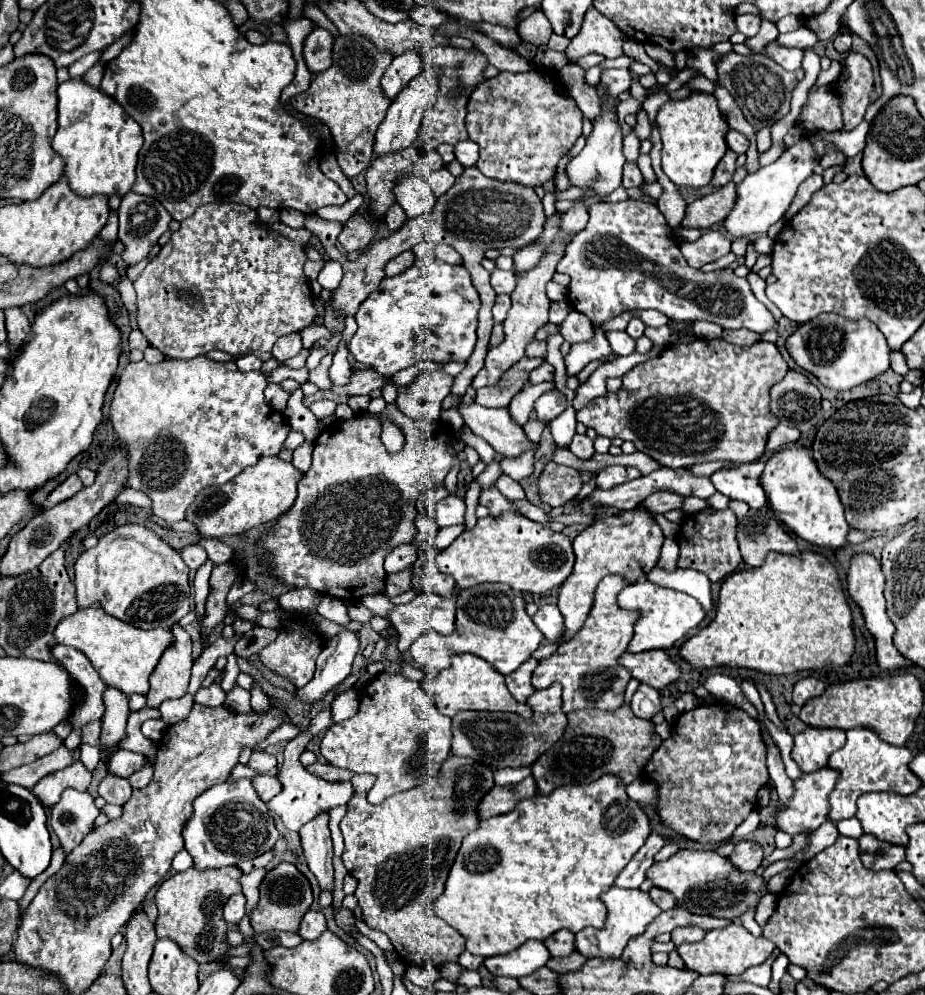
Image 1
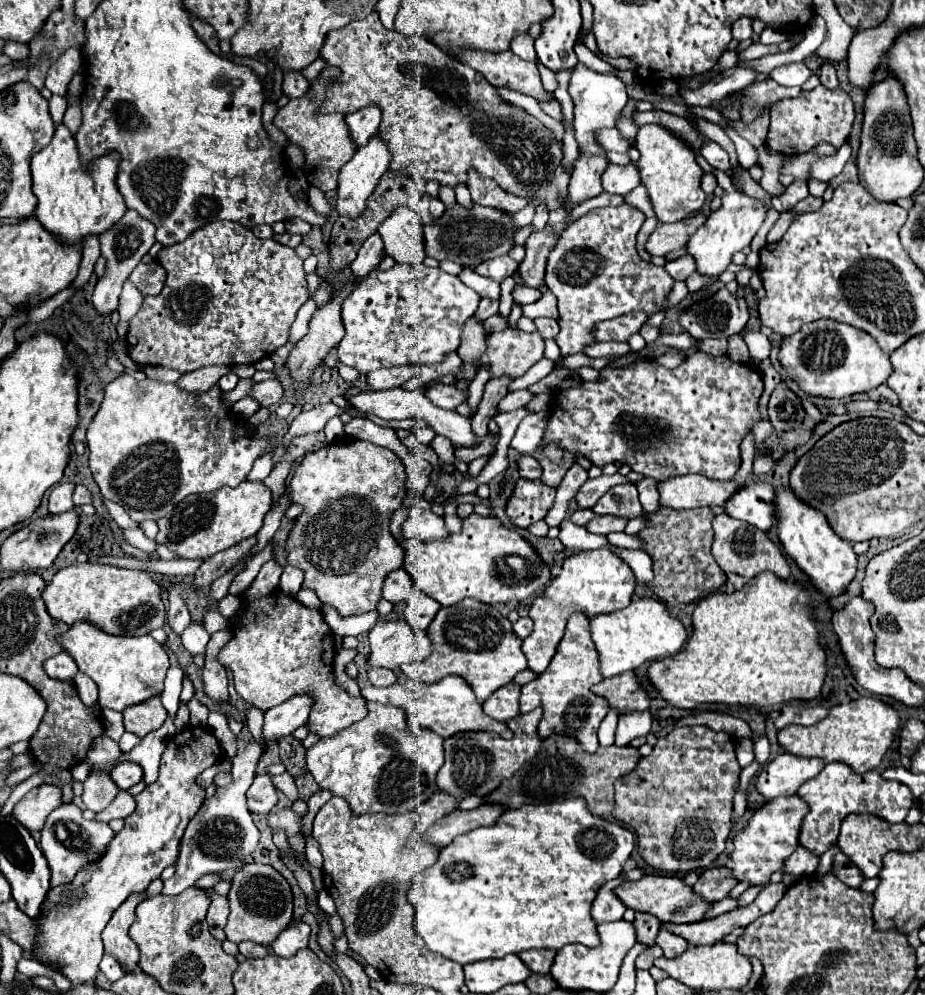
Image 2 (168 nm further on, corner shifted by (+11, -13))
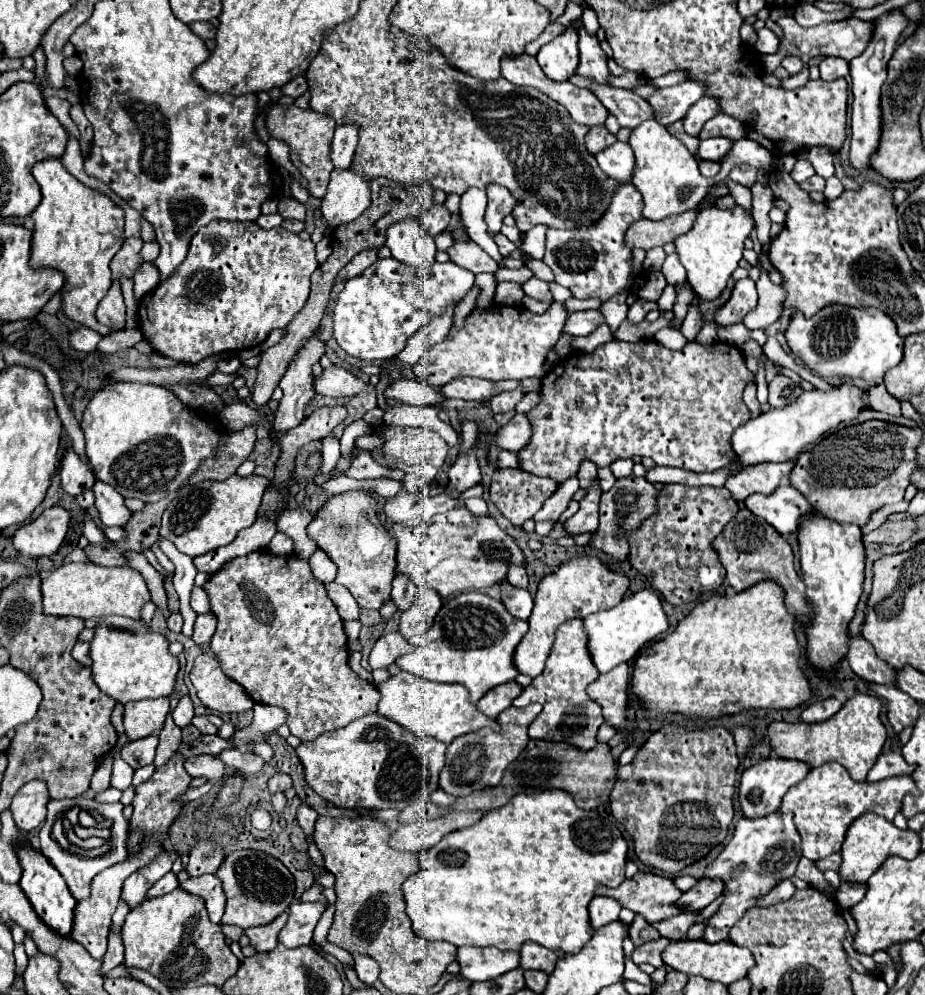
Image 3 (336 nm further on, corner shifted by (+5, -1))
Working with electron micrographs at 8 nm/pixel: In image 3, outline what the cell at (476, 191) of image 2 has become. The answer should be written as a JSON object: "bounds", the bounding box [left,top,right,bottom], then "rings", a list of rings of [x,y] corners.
{"bounds":[484,185,516,235],"rings":[[[488,185],[486,193],[488,193],[488,207],[486,207],[484,221],[488,225],[488,233],[496,235],[496,233],[500,233],[502,219],[506,215],[510,215],[512,207],[516,205],[516,199],[508,193],[508,189],[504,189],[500,185]]]}

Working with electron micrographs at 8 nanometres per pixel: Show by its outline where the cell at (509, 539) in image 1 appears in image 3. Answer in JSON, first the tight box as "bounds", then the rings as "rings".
{"bounds":[390,505,524,599],"rings":[[[464,505],[434,515],[432,523],[416,527],[394,523],[390,531],[396,539],[396,573],[406,575],[422,589],[436,589],[444,599],[496,585],[506,577],[508,563],[524,565],[524,555],[516,541],[492,517],[476,519]]]}

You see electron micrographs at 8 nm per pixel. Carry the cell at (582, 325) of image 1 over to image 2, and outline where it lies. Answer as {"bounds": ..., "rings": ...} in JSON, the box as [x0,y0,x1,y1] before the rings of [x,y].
{"bounds":[534,319,558,339],"rings":[[[536,319],[534,323],[536,323],[536,327],[544,339],[556,339],[558,337],[558,321],[556,319]]]}

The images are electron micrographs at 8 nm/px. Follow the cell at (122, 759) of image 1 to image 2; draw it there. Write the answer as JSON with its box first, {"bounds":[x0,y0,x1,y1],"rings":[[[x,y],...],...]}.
{"bounds":[110,761,142,789],"rings":[[[122,761],[112,769],[110,775],[112,775],[112,781],[120,789],[128,789],[142,779],[142,767],[138,763],[132,763],[132,761]]]}

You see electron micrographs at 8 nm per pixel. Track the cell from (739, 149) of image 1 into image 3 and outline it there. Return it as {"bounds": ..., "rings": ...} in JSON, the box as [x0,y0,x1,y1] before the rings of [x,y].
{"bounds":[696,137,732,161],"rings":[[[714,137],[714,139],[704,139],[698,145],[696,157],[698,159],[708,159],[708,161],[720,161],[732,147],[732,141],[726,137]]]}

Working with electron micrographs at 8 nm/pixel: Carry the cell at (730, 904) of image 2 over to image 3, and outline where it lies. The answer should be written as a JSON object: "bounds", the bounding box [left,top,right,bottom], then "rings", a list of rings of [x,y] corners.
{"bounds":[654,913,696,941],"rings":[[[680,913],[672,919],[666,919],[666,921],[660,921],[654,925],[654,929],[658,929],[658,933],[670,941],[678,941],[678,939],[684,939],[686,931],[690,929],[692,921],[694,921],[696,913]]]}

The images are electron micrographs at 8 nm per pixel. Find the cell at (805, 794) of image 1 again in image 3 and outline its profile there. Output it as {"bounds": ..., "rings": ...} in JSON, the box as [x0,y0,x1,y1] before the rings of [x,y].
{"bounds":[702,813,802,943],"rings":[[[772,813],[760,819],[742,817],[736,823],[732,839],[726,843],[724,851],[704,869],[702,879],[722,879],[724,881],[724,901],[718,911],[708,919],[702,933],[702,941],[718,943],[728,939],[728,931],[742,915],[756,905],[756,901],[768,891],[766,883],[780,883],[794,875],[796,865],[802,857],[800,835],[794,827],[792,813]]]}

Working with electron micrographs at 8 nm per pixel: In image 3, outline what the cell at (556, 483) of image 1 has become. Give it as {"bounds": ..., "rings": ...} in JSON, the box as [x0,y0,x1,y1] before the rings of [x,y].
{"bounds":[490,469,558,527],"rings":[[[502,469],[492,475],[490,501],[502,515],[520,527],[526,519],[544,505],[544,501],[558,489],[556,481],[522,473],[520,469]]]}

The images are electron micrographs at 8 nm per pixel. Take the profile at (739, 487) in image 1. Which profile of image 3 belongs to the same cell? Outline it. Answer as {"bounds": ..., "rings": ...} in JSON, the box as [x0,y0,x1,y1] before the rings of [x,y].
{"bounds":[746,485,812,535],"rings":[[[780,485],[772,495],[754,493],[746,499],[746,507],[766,519],[778,533],[792,535],[798,531],[800,521],[812,515],[812,505],[792,485]]]}

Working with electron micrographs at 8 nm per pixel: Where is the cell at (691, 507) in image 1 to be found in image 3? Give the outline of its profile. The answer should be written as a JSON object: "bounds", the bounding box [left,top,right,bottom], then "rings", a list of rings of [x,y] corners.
{"bounds":[496,451,518,469],"rings":[[[502,451],[500,455],[498,455],[498,465],[496,465],[498,469],[508,469],[508,467],[518,467],[518,457],[516,457],[516,453],[510,453],[510,451]]]}

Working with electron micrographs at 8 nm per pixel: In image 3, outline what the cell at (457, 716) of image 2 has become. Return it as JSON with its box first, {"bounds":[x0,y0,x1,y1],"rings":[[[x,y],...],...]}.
{"bounds":[378,671,500,745],"rings":[[[400,671],[392,675],[388,681],[380,683],[378,691],[382,695],[378,703],[378,715],[392,719],[404,729],[416,733],[418,737],[432,737],[448,745],[452,743],[454,737],[478,731],[482,727],[490,727],[494,731],[500,729],[496,719],[488,719],[476,709],[474,703],[468,701],[468,689],[464,689],[464,685],[432,683],[432,681],[414,677],[412,673]]]}

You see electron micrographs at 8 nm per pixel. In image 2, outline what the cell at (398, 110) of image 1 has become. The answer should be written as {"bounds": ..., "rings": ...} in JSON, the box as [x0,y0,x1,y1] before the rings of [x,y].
{"bounds":[336,133,392,217],"rings":[[[376,133],[374,137],[370,137],[370,141],[360,147],[356,151],[356,155],[340,169],[340,177],[338,177],[338,201],[336,201],[336,211],[340,215],[346,217],[358,217],[364,207],[366,207],[366,199],[372,195],[378,179],[388,171],[392,161],[392,153],[386,145],[386,141],[380,139],[380,133]]]}

